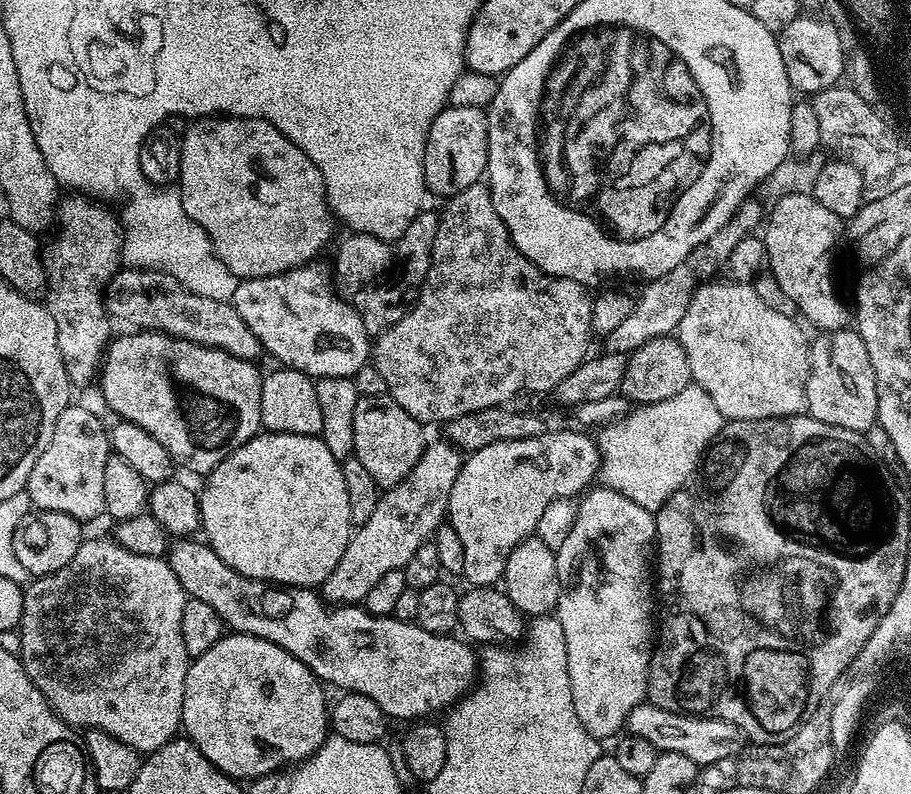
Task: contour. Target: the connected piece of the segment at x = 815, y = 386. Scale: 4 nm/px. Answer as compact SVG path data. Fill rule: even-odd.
M855 330L824 332L817 336L820 337L811 341L808 354L810 370L804 395L807 415L830 426L868 432L878 422L878 390L876 371L870 366L870 354L866 354L866 342L862 342Z

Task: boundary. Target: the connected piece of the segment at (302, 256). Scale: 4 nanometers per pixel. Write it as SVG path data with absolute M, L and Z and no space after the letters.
M220 114L215 118L197 120L200 121L190 125L188 133L180 140L182 170L178 181L178 191L186 214L195 224L200 225L201 230L214 241L216 253L224 258L225 264L229 265L237 274L273 276L279 272L288 272L291 268L298 268L301 264L315 261L316 255L327 246L328 239L332 236L332 220L334 221L334 213L328 206L328 195L324 189L324 179L320 168L314 166L314 162L310 158L306 158L306 154L302 150L298 150L298 146L294 142L290 142L290 138L286 138L286 134L282 134L279 128L270 126L270 122L265 120L246 118L239 114Z

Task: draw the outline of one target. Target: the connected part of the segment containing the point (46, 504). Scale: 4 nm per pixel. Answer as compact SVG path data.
M69 403L68 408L62 410L62 414L58 414L58 422L54 422L54 435L50 437L50 446L46 446L46 450L42 450L42 458L34 462L34 470L30 470L26 491L29 501L35 507L37 504L36 508L41 513L61 512L78 521L87 522L104 512L102 485L104 485L106 462L110 455L109 429L106 424L104 428L103 422L90 409L76 403Z

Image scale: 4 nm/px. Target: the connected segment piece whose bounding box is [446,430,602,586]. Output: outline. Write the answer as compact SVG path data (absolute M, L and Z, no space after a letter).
M552 430L538 437L494 442L493 445L484 446L471 453L461 463L458 478L450 490L446 520L454 526L454 530L458 530L458 538L462 538L464 555L462 576L463 579L469 580L467 582L469 585L495 585L504 575L511 551L535 533L542 518L542 510L546 510L546 506L550 506L555 500L579 497L593 483L591 480L597 479L602 459L600 450L596 447L595 439L584 433L587 431L576 431L580 432Z

